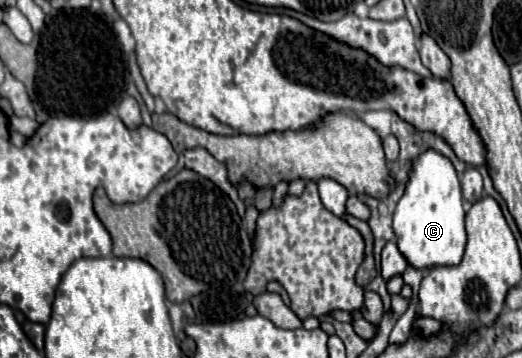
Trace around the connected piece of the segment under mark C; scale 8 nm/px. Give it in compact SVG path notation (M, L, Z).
M428 150L414 160L406 192L394 210L394 234L398 250L416 270L460 264L466 246L464 206L456 170L442 154Z

